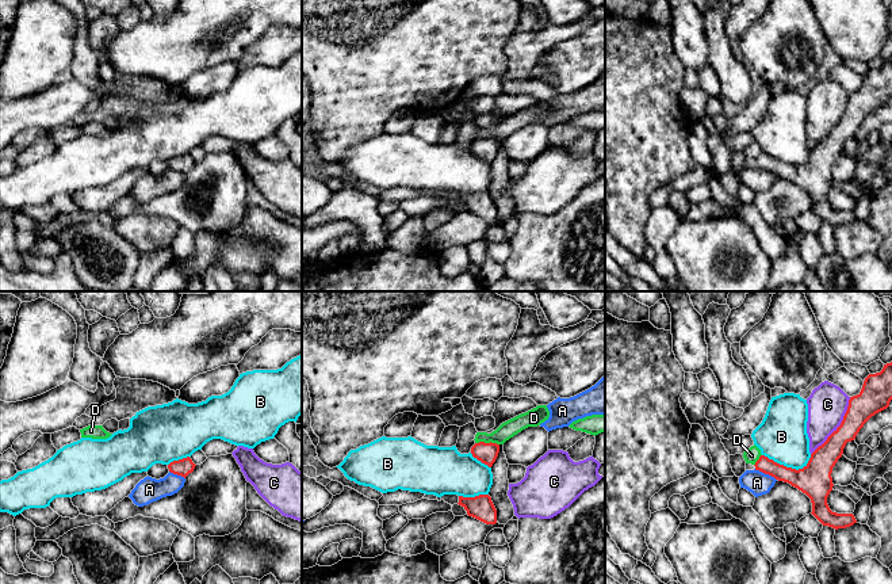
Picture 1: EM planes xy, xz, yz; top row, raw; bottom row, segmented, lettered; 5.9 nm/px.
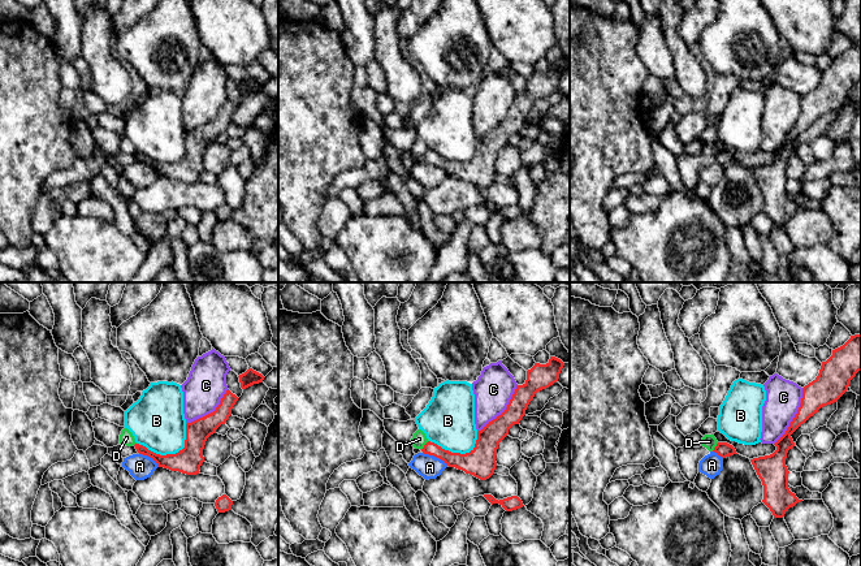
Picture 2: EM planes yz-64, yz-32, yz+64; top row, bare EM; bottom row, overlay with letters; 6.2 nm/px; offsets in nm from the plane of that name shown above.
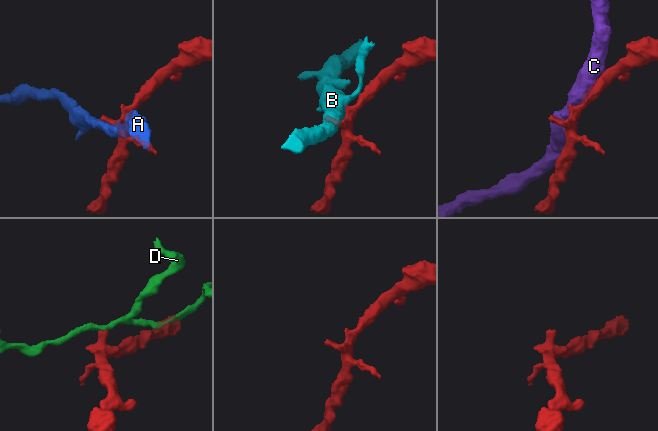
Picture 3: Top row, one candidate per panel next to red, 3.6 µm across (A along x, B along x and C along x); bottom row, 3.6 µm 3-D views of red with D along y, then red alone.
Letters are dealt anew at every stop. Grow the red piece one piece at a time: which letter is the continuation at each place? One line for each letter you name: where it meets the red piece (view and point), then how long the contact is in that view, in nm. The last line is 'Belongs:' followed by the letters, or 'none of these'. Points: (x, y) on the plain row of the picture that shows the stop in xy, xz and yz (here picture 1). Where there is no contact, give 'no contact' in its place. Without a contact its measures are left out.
Belongs: none of these

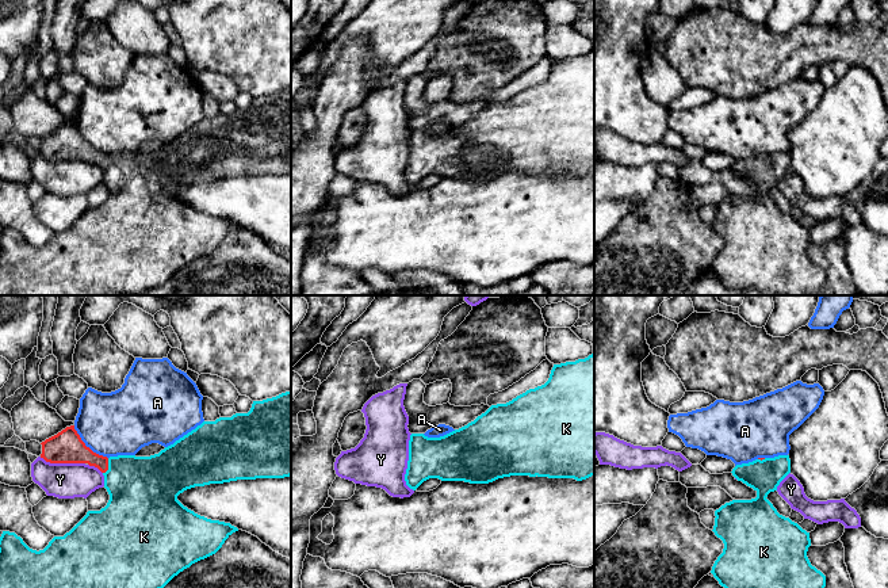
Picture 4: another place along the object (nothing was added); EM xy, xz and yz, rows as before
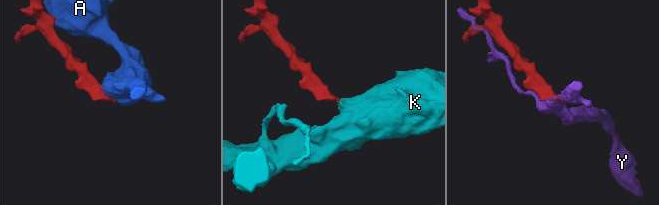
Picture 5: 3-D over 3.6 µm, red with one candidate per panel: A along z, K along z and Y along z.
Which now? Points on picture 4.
K: contact xy (107, 163); length 100 nm
Belongs: K

